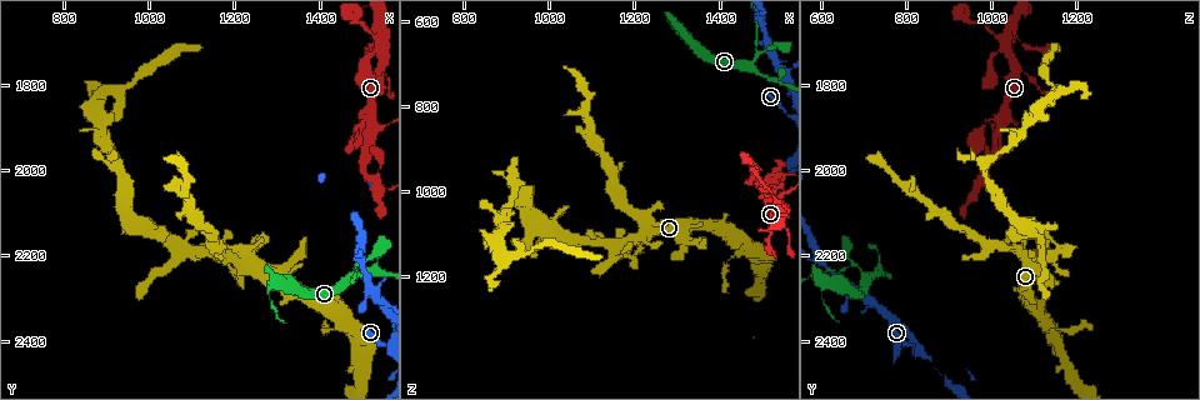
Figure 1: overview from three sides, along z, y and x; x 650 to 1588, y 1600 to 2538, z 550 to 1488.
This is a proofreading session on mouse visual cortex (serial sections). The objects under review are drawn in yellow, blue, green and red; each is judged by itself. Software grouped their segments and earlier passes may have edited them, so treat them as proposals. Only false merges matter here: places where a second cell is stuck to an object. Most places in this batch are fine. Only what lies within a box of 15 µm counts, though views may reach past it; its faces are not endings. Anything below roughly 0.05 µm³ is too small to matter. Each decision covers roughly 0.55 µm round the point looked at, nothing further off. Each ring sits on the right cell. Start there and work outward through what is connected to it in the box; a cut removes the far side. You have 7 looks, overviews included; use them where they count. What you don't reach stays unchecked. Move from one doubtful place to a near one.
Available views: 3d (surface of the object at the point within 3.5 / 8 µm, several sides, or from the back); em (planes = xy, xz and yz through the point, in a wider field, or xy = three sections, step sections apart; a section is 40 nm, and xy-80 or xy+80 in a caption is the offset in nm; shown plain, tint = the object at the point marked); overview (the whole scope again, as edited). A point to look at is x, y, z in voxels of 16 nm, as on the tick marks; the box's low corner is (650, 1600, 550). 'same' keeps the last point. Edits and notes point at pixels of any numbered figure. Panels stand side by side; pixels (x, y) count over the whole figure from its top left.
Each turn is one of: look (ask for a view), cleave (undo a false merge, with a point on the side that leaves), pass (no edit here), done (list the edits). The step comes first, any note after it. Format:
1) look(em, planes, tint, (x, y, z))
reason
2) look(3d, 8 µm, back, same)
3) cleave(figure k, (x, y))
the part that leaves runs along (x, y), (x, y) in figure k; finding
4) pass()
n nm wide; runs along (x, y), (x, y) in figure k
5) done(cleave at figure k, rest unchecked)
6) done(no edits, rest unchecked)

look(3d, 3.5 µm, back, (1470, 2250, 705))
three-way junction

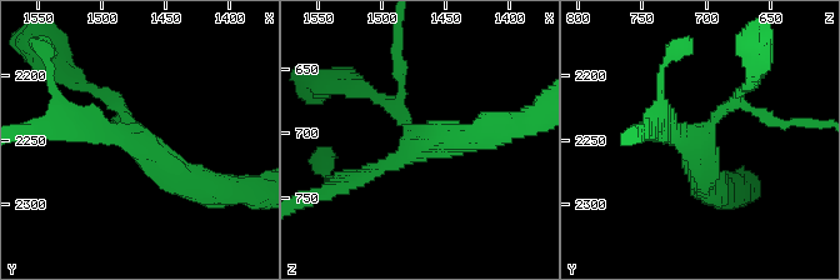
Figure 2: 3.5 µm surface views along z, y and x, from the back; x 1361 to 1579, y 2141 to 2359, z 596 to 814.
look(em, xy, step 3, tint, (1466, 2252, 708))
3 arms; arms of 150, 200, 350 nm

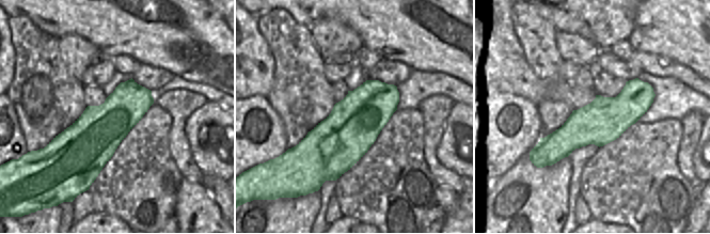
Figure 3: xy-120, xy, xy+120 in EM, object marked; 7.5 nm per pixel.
look(em, planes, tint, same)
cut it another way

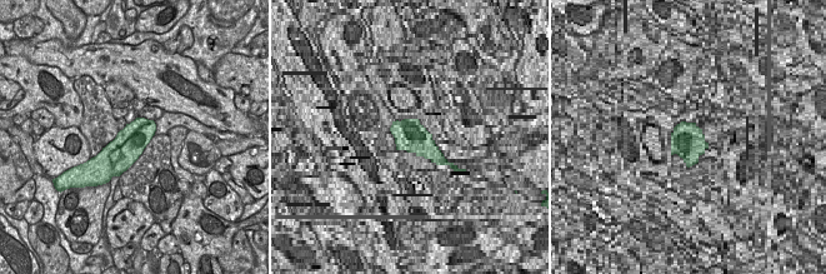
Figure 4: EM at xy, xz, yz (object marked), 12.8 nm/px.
pass()
runs along (215, 189), (178, 178), (96, 93) in figure 2; one cell here

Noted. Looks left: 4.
look(3d, 8 µm, (1510, 1885, 1025))
looks like a crossing

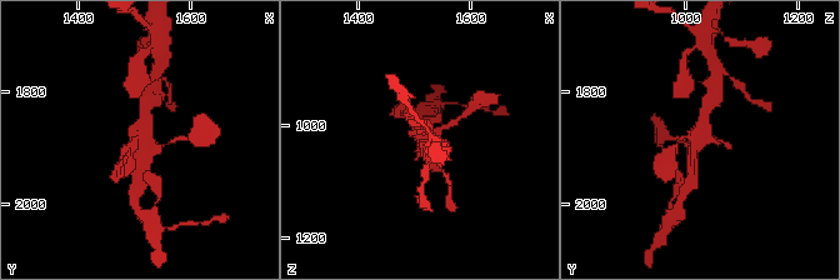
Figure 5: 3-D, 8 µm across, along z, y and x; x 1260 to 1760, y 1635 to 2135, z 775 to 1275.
look(em, xy, step 1, tint, (1515, 1880, 1015))
now the EM

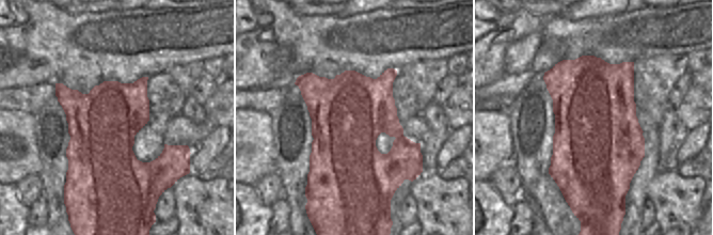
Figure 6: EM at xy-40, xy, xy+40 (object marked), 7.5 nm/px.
pass()
runs along (709, 105), (691, 154), (691, 175) in figure 5; one cell here

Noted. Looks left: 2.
look(3d, 8 µm, (925, 1980, 980))

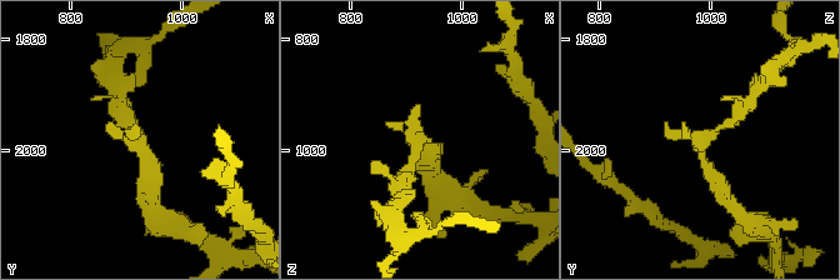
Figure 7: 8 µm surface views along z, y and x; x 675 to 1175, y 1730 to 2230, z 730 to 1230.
look(em, xy, step 5, tint, (920, 1990, 985))
shape alone is not enough

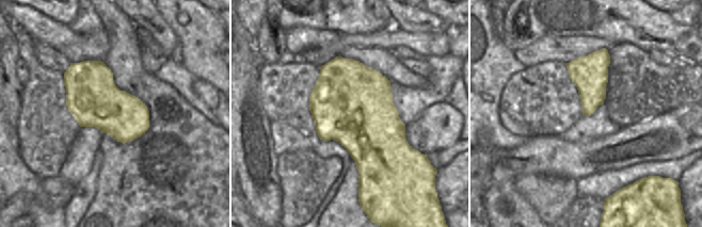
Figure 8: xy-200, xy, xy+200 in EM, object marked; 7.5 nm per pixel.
pass()
runs along (149, 173), (138, 131), (129, 123) in figure 7; continuous, no second cell

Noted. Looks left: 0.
done(no edits, rest unchecked)

